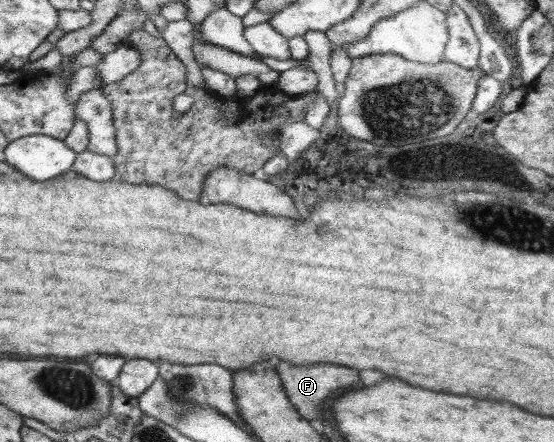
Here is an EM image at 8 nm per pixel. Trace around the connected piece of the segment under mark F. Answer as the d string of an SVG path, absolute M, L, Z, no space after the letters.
M279 362L277 364L277 374L281 376L283 390L287 394L289 402L297 409L297 412L308 421L311 418L321 418L323 416L323 404L333 398L335 394L345 392L347 388L353 388L359 384L359 372L337 366L337 364L309 364L309 366L293 366L289 362Z

